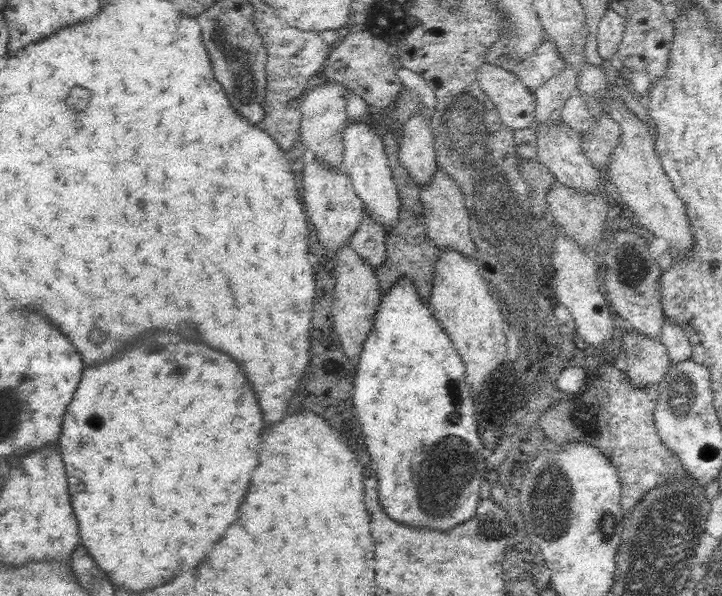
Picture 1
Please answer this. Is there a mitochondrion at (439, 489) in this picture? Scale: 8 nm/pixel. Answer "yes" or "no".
yes

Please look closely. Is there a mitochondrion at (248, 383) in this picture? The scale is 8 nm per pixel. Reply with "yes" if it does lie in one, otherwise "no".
no

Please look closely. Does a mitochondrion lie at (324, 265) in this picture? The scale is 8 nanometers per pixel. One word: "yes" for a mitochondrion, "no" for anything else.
no

